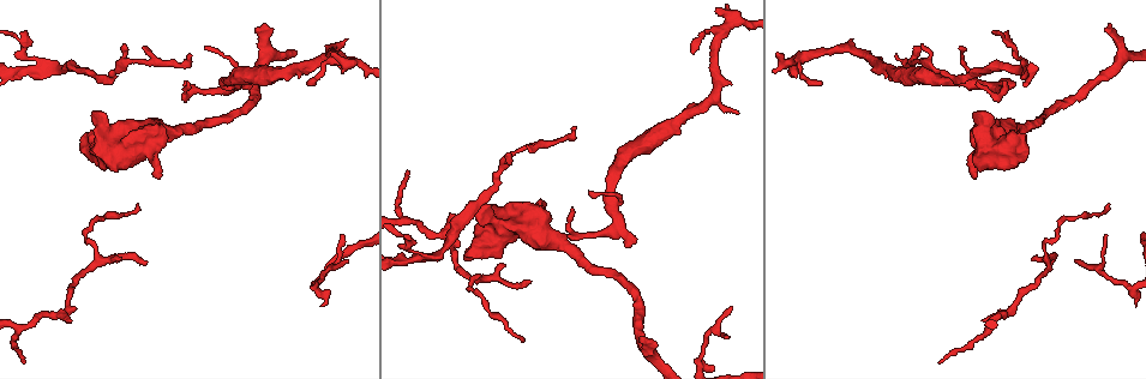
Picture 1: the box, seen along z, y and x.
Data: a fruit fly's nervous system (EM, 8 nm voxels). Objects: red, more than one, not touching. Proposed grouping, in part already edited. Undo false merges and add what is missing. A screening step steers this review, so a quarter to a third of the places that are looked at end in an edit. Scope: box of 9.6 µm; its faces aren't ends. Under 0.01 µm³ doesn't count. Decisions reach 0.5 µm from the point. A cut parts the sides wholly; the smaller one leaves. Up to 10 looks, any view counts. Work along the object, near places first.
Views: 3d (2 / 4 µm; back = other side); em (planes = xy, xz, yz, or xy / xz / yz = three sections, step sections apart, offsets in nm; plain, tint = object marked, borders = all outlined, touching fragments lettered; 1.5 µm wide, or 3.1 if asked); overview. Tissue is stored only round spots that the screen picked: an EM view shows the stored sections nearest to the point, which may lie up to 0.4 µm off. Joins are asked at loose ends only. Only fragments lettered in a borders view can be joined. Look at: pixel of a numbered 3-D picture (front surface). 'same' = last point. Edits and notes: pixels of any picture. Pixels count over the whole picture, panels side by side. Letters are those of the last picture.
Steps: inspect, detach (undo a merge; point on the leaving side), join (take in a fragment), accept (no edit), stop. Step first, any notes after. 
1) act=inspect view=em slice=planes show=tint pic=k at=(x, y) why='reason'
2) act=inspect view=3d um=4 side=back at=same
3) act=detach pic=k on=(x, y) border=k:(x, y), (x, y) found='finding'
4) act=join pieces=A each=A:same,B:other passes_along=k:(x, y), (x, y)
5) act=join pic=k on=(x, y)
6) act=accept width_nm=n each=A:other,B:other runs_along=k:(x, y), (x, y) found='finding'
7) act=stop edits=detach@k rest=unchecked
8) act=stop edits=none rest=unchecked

act=inspect view=3d um=2 pic=1 at=(251, 85)

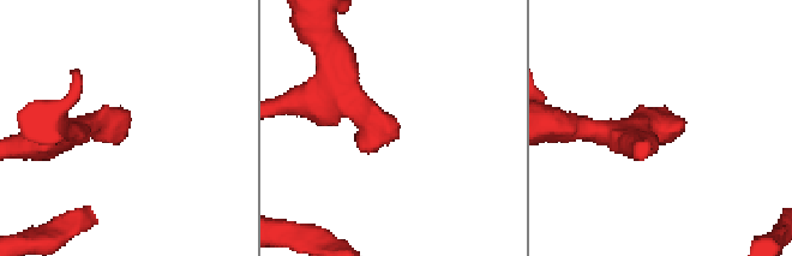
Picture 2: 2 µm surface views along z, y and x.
act=inspect view=em slice=xy step=8 show=borders pic=2 at=(129, 116) why='need the tissue'

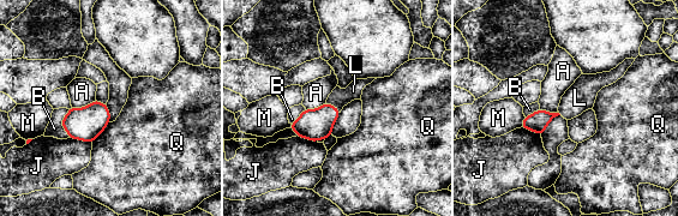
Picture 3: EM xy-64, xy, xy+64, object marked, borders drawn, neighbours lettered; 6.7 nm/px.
act=inspect view=em slice=planes show=borders at=same

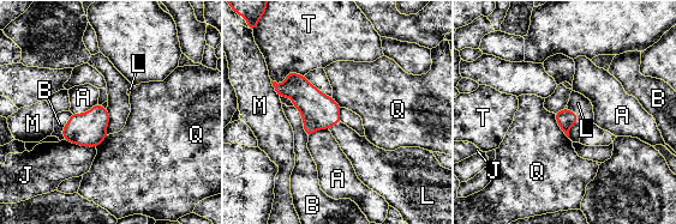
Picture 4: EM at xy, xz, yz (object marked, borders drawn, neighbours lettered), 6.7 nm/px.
act=join pic=4 on=(578, 103) longest_contact=B:240nm each=A:other,B:other,J:other,L:same,M:other,Q:other,T:other found='it goes on there'

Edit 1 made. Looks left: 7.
act=inspect view=overview

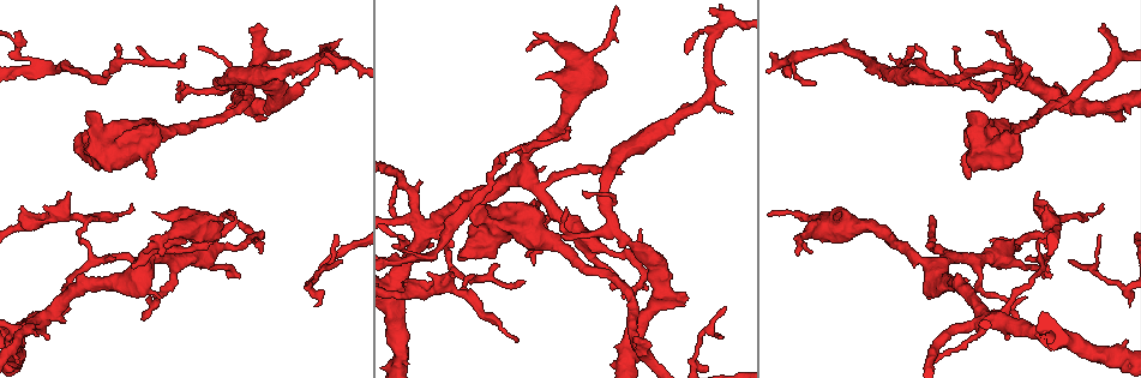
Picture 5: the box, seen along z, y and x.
act=inspect view=em slice=planes show=borders pic=5 at=(251, 28) why='free end'

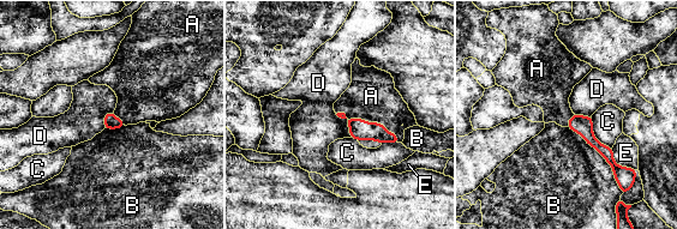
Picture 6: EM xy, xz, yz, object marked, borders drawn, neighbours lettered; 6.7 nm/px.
act=join pic=6 on=(371, 96) each=A:same,B:other,C:other,D:other,E:other passes_along=6:(359, 130), (370, 122), (371, 96) found='it goes on there'

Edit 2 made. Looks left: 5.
act=stop edits=join@4,join@6 rest=unchecked

